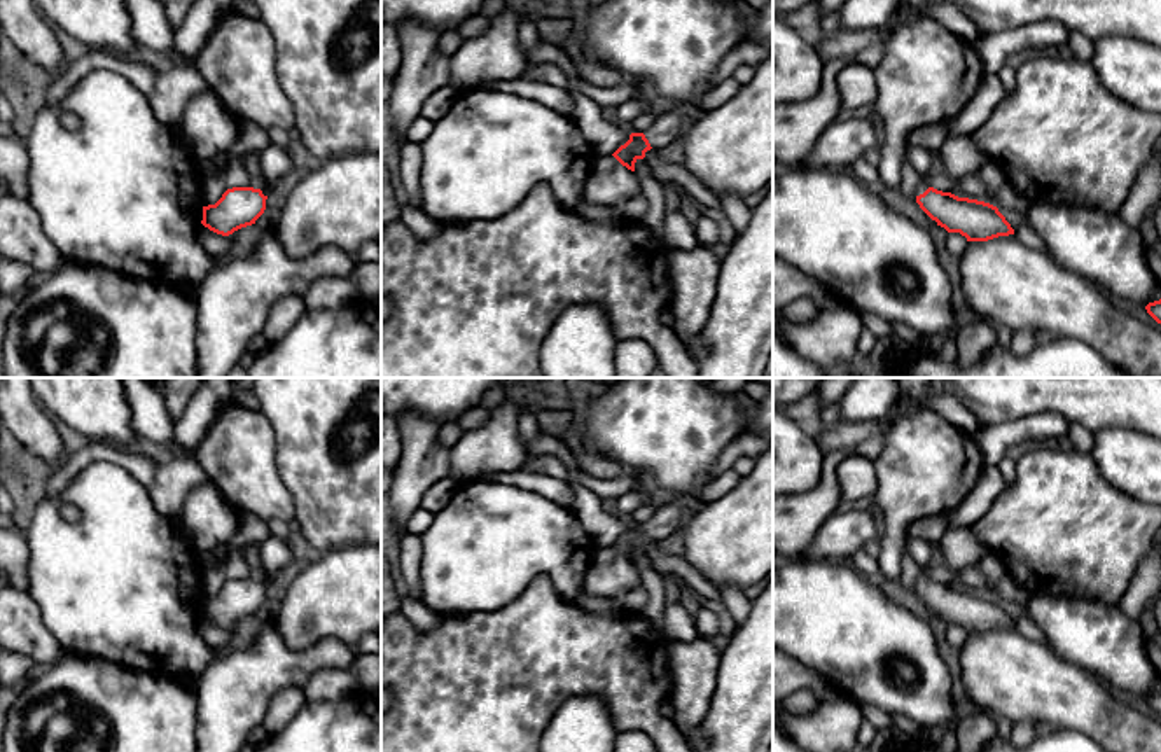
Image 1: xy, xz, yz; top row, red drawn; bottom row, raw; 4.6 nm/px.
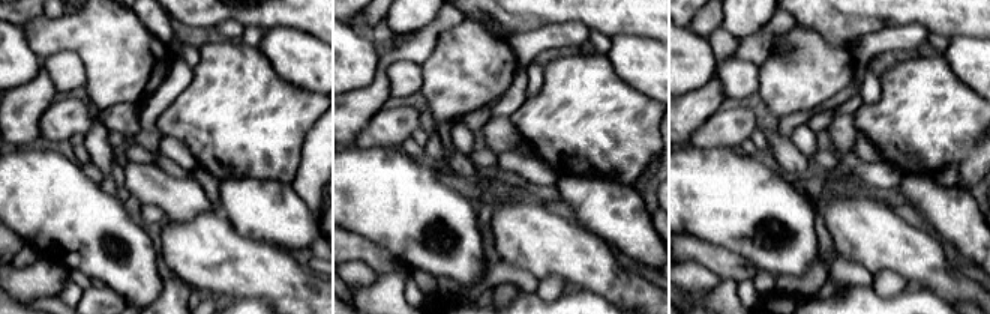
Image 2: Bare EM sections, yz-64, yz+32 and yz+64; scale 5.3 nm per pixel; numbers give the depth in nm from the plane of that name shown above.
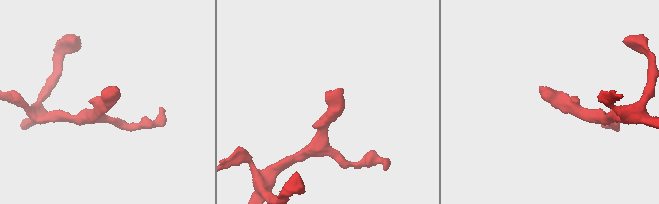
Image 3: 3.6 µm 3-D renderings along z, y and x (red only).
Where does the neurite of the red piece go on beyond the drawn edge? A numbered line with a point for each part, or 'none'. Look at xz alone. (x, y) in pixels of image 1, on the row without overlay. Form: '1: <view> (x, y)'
1: xz (670, 515)

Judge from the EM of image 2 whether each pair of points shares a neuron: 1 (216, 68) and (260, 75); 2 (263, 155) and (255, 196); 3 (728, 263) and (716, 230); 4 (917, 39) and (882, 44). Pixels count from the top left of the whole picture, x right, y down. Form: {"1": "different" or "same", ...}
{"1": "same", "2": "different", "3": "different", "4": "same"}

